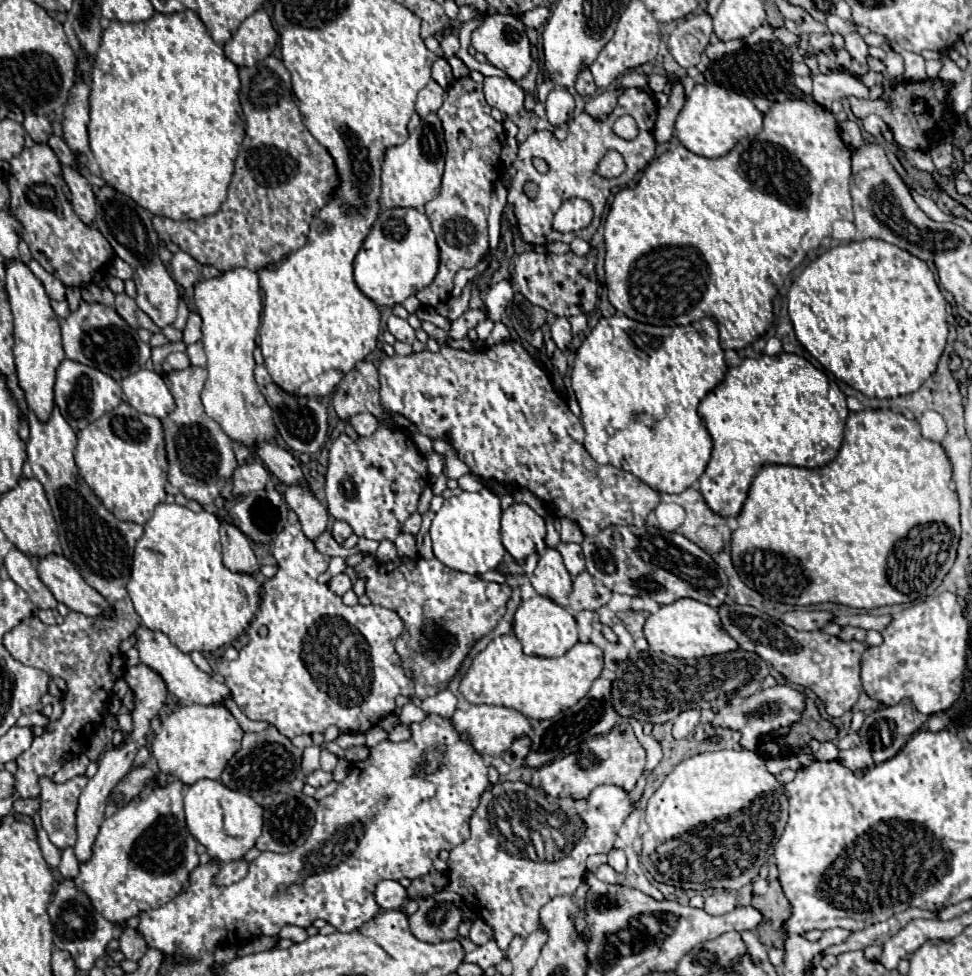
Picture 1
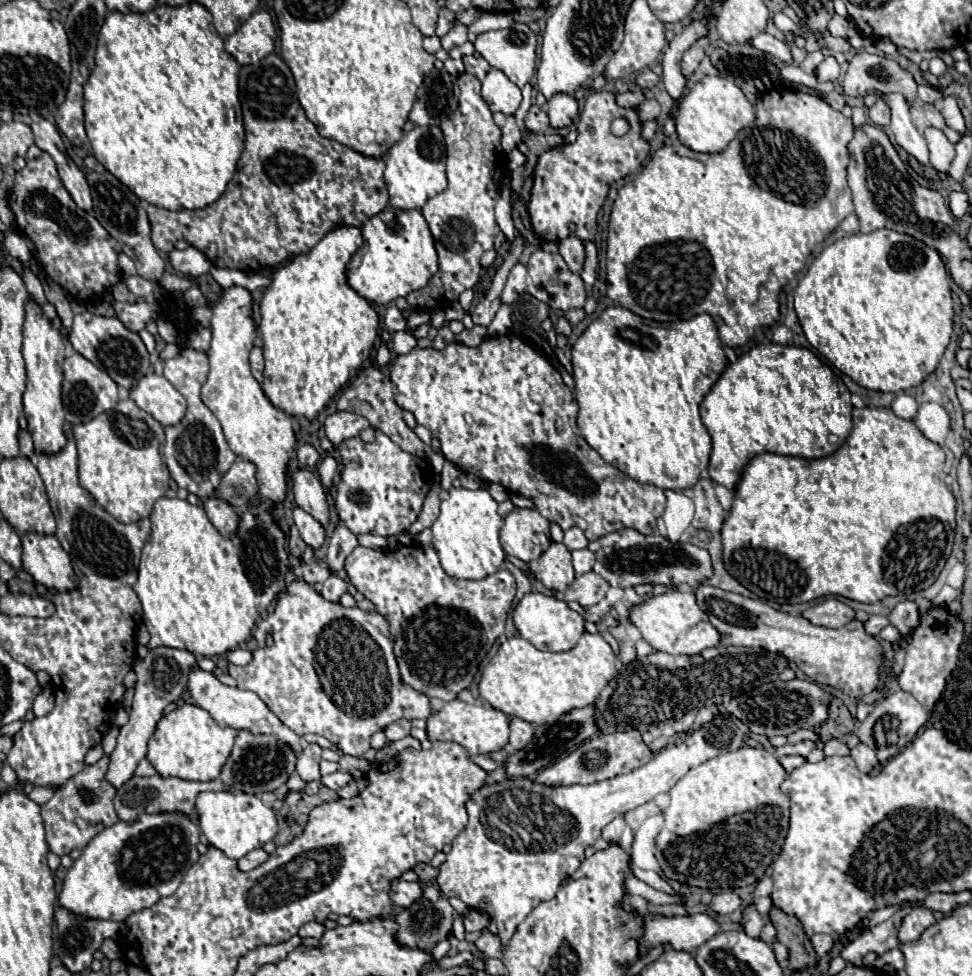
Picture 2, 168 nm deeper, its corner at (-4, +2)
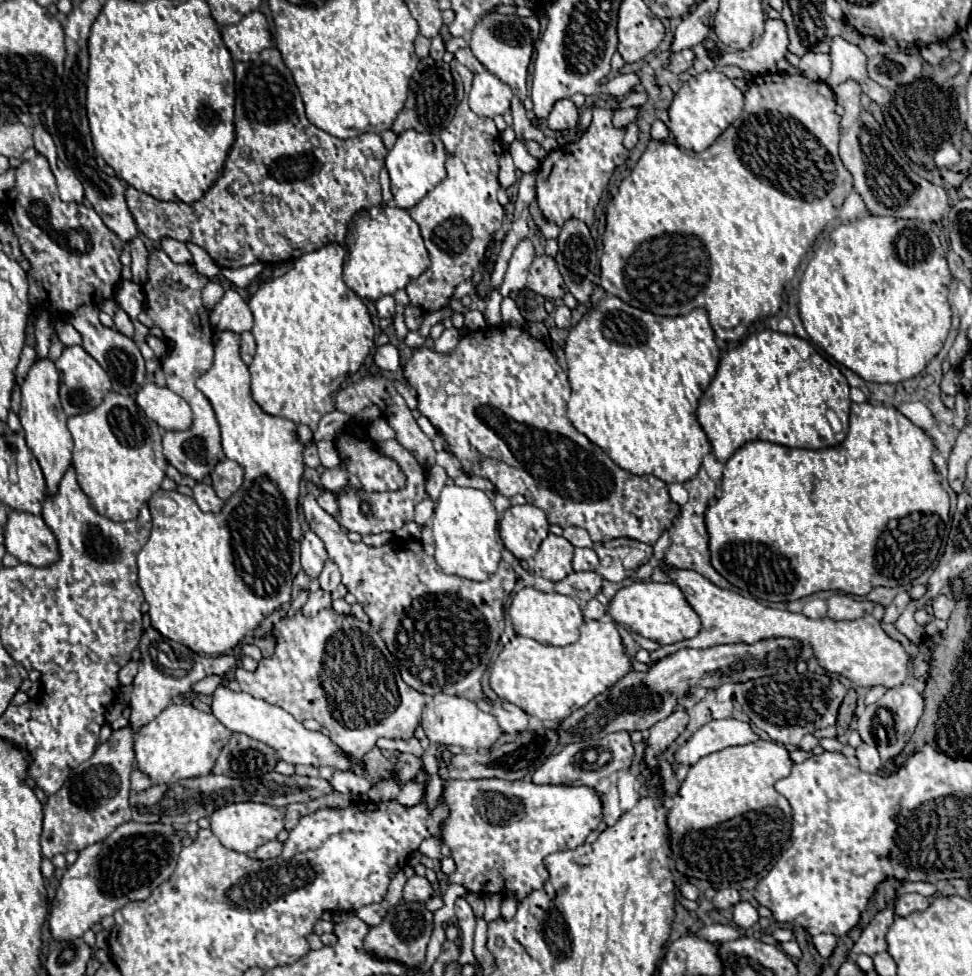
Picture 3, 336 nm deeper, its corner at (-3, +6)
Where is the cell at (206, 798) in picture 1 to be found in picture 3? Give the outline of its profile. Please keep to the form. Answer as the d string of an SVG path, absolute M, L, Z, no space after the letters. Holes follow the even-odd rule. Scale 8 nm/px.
M233 802L223 808L217 808L211 816L211 832L219 838L219 842L235 852L253 854L261 844L273 840L283 830L283 814L279 808L273 808L269 804L257 804L257 802Z

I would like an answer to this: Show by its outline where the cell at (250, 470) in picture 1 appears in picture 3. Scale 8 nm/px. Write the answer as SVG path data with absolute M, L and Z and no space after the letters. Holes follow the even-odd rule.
M223 460L215 466L211 480L213 480L213 488L217 492L217 496L221 500L229 500L229 496L233 496L241 484L243 484L243 468L235 462L235 460Z

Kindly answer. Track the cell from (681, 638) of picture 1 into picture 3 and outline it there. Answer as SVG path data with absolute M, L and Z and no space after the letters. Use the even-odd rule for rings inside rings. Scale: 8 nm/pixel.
M635 582L631 586L625 586L611 600L607 614L617 624L629 626L633 632L657 642L659 646L689 640L689 638L697 636L697 632L701 630L701 618L689 606L681 588L677 588L677 584L673 584L673 582L669 582L669 584Z

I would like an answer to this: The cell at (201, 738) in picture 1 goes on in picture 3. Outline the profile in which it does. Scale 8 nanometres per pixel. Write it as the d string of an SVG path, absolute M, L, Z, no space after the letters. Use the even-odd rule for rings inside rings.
M187 704L167 706L153 722L143 726L135 736L135 760L153 784L171 784L181 778L205 776L213 770L221 748L229 742L231 732L207 712Z

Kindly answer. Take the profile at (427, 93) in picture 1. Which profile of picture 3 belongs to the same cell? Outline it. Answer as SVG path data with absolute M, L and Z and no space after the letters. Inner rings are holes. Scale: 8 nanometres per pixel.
M425 58L425 60L421 60L417 72L411 78L405 108L399 112L397 120L393 122L393 130L403 132L403 130L413 128L417 132L439 134L445 128L445 124L449 124L449 120L453 120L457 104L459 104L459 100L457 100L457 92L455 92L455 80L451 76L449 66L443 62L439 64L431 58Z

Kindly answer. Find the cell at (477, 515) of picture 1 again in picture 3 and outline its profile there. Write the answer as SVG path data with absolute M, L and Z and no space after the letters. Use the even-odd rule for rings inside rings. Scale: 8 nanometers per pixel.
M445 486L431 520L435 538L435 560L445 574L467 580L487 580L501 560L501 546L495 540L497 512L483 490Z

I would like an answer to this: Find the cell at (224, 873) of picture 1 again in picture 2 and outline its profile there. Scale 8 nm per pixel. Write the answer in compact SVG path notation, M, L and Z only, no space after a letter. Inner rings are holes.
M256 848L256 850L248 852L242 860L238 860L238 866L240 866L244 872L248 872L248 870L252 870L252 868L264 864L266 860L268 860L268 854L266 854L262 848Z

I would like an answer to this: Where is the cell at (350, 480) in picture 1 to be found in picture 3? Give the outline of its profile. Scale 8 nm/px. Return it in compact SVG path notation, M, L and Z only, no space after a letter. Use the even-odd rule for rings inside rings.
M387 440L377 446L379 452L399 464L403 474L407 476L407 482L403 488L393 492L365 492L363 488L343 488L337 492L339 500L339 524L351 532L359 534L377 534L377 532L395 532L405 522L413 520L413 508L419 504L427 492L425 492L425 468L413 458L409 450L405 450L397 440Z

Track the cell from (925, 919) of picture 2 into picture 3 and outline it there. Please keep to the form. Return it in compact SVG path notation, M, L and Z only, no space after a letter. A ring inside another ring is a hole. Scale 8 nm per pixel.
M905 894L905 896L899 896L895 902L897 916L909 916L913 912L923 912L925 908L929 908L929 900L921 894Z

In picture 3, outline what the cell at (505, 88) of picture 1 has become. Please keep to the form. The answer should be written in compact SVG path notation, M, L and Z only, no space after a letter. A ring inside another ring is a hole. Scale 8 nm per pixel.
M485 70L481 74L475 74L469 94L469 106L475 114L489 118L493 118L495 114L505 114L511 108L511 98L511 88L491 72Z

